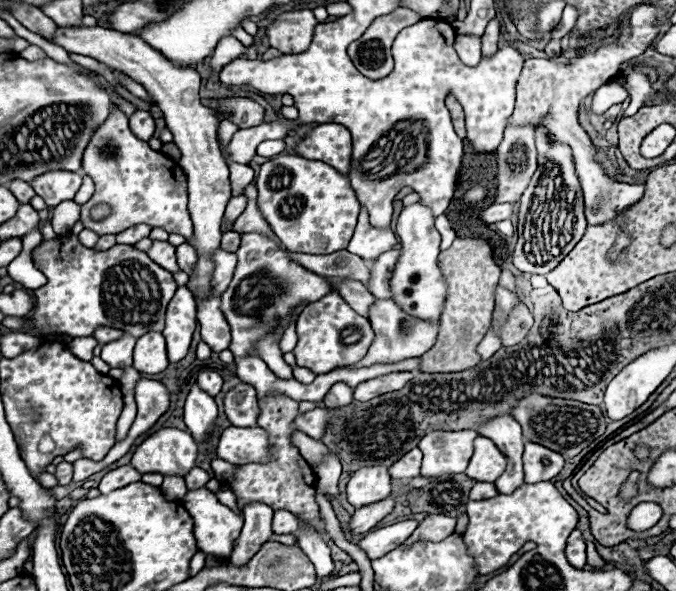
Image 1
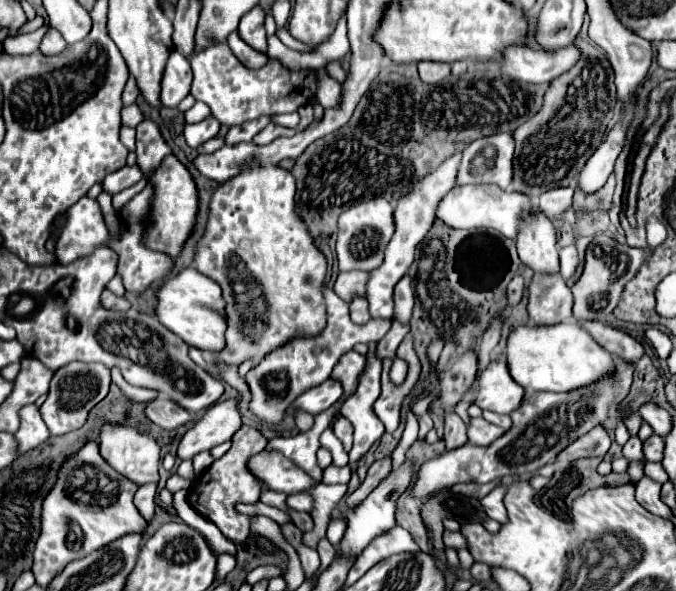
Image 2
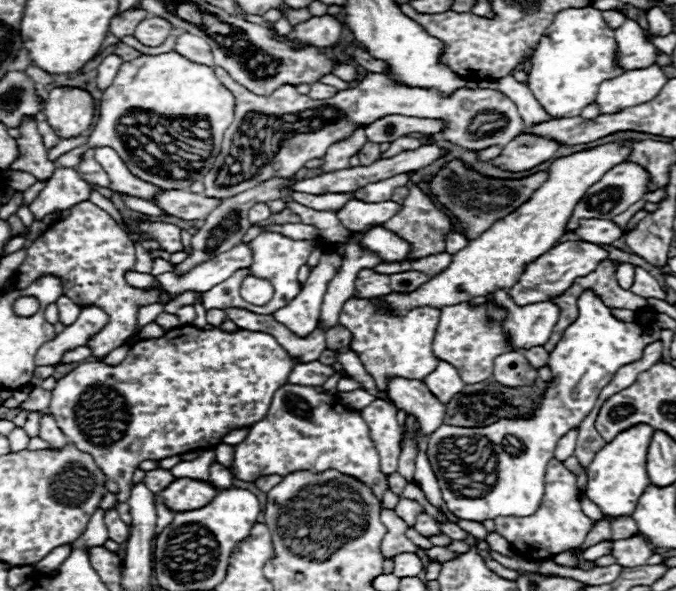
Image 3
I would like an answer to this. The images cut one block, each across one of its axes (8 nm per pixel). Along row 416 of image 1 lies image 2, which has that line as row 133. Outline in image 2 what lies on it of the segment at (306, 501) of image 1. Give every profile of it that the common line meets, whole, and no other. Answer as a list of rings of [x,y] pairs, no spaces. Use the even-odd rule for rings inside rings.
[[[268,124],[258,136],[254,136],[254,144],[258,146],[264,146],[264,144],[270,144],[272,140],[280,138],[280,136],[292,136],[296,134],[296,130],[290,130],[290,128],[282,128],[278,124]]]

